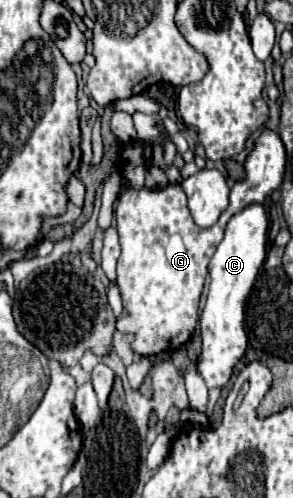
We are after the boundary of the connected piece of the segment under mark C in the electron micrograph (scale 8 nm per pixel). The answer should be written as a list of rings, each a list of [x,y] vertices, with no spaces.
[[[253,203],[245,207],[237,215],[233,215],[225,227],[225,237],[219,243],[211,263],[209,263],[209,295],[201,315],[201,339],[203,351],[199,357],[199,373],[203,375],[207,387],[223,387],[231,375],[235,365],[245,353],[247,335],[243,329],[245,319],[245,299],[255,283],[255,277],[265,261],[267,253],[267,227],[269,219],[263,205]]]

